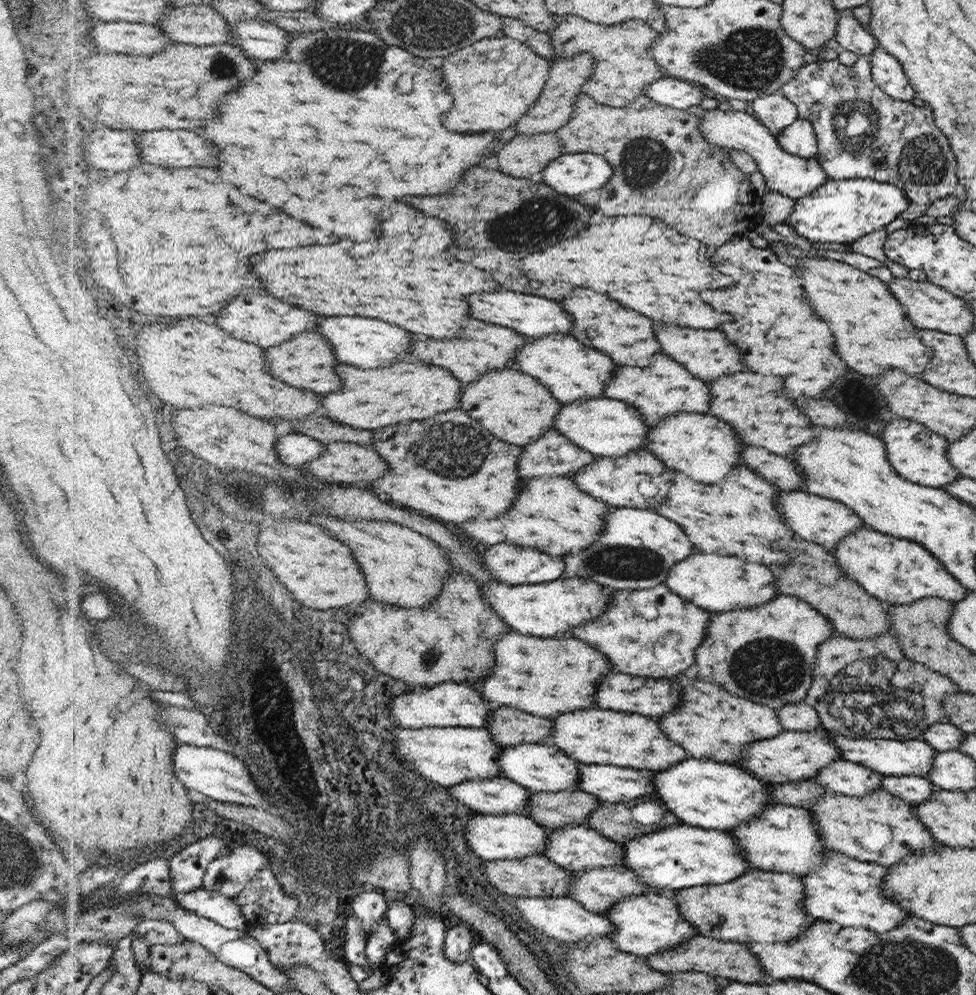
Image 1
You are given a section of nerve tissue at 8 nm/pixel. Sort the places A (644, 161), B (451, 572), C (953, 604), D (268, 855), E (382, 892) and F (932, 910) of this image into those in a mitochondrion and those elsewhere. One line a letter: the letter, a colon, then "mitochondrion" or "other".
A: mitochondrion
B: other
C: other
D: other
E: other
F: other

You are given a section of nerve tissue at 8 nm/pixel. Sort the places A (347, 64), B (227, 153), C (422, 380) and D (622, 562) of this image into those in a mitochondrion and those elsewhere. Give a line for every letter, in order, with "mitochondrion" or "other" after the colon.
A: mitochondrion
B: other
C: other
D: mitochondrion

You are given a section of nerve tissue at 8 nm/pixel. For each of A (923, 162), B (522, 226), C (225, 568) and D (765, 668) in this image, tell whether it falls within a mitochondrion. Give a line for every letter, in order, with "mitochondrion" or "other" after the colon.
A: mitochondrion
B: mitochondrion
C: other
D: mitochondrion

